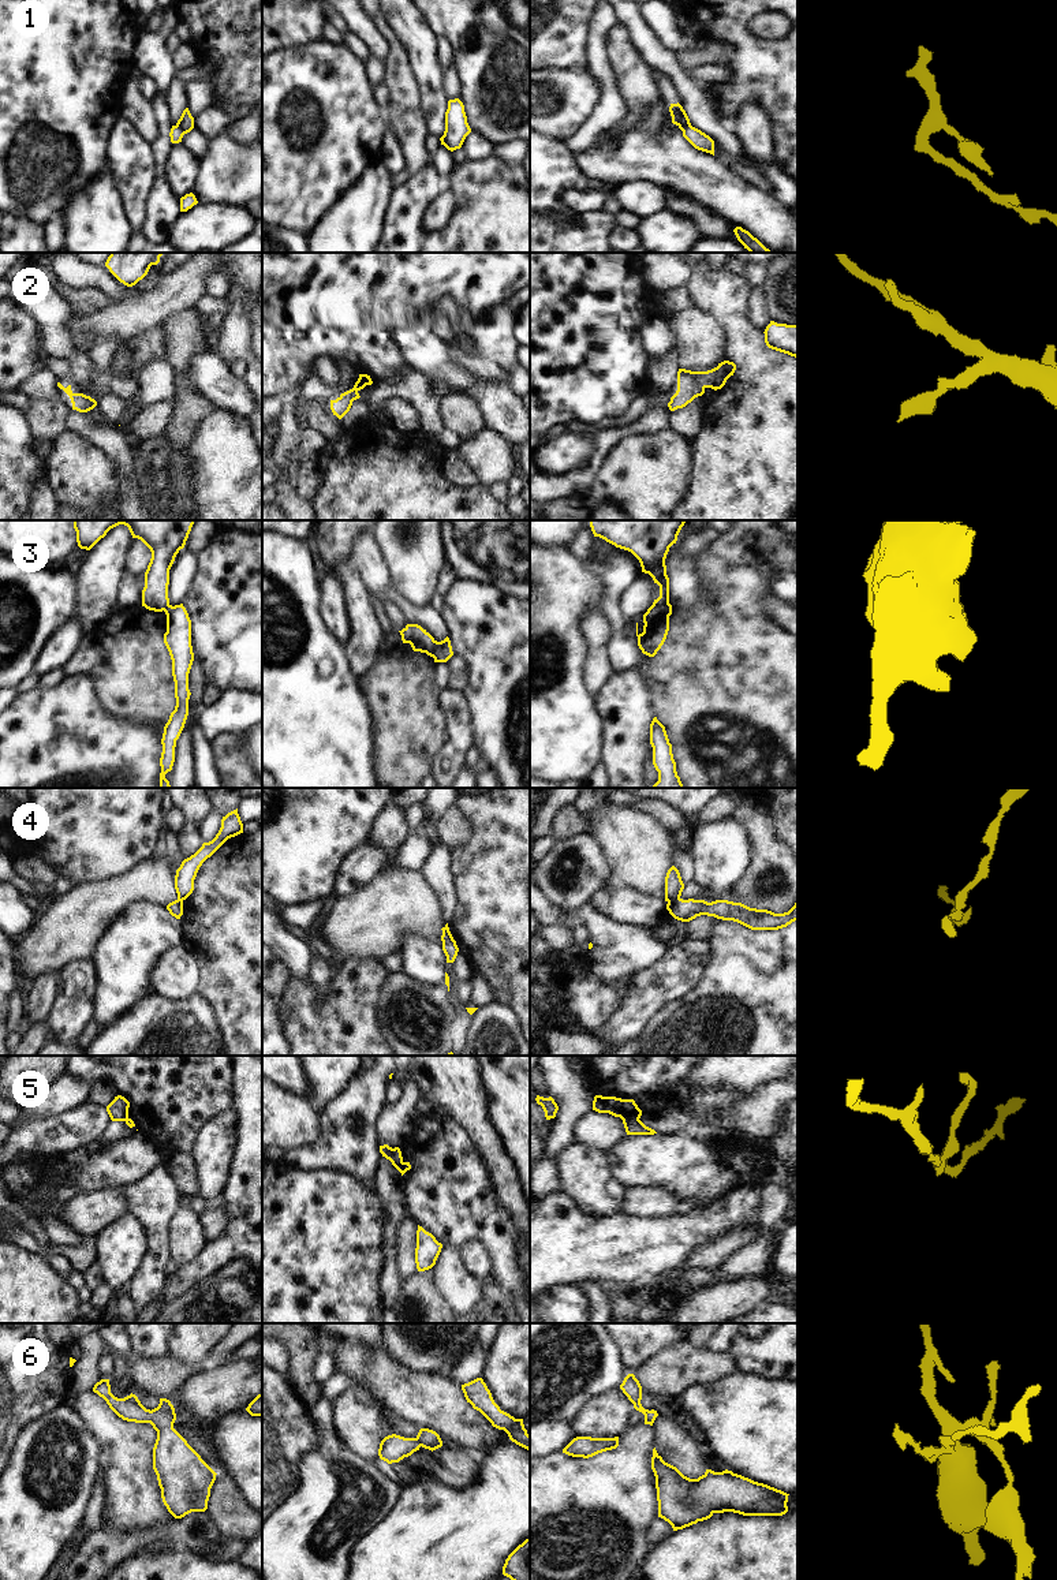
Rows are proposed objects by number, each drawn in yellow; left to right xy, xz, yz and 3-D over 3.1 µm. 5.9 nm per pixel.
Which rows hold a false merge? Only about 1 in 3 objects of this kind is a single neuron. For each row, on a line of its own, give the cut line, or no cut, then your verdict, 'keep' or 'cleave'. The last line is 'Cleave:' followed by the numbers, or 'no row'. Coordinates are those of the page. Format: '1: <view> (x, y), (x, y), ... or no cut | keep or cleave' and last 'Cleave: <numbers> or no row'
1: xy (176, 124), (183, 134) | cleave
2: no cut | keep
3: yz (668, 601), (652, 607) | cleave
4: yz (679, 897), (668, 903) | cleave
5: yz (638, 1117), (623, 1120) | cleave
6: no cut | keep
Cleave: 1, 3, 4, 5

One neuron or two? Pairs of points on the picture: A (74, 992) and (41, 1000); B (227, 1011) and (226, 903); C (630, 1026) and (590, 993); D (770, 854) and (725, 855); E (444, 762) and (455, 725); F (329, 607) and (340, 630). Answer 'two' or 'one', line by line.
A: two
B: one
C: two
D: two
E: one
F: one

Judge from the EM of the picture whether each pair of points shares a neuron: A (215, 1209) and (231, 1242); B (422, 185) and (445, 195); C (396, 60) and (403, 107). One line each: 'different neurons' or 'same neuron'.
A: different neurons
B: different neurons
C: same neuron

